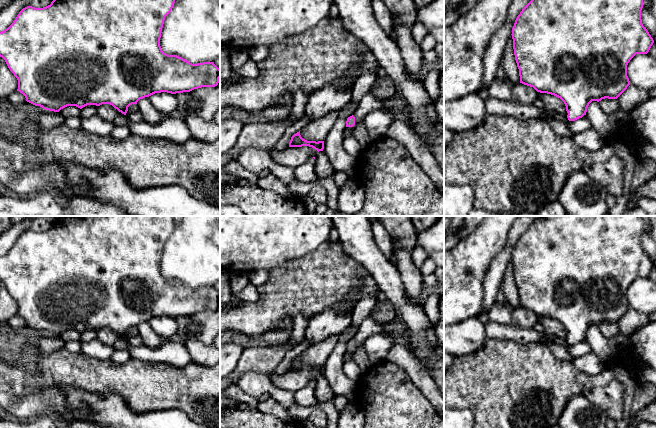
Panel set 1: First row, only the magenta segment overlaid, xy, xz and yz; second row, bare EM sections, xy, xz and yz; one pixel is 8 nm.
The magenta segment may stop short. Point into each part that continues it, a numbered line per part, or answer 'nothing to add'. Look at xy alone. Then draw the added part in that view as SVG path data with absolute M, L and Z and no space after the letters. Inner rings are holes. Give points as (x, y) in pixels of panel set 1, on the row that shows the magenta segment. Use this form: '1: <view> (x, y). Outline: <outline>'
1: xy (133, 117). Outline: M127 112L126 115L129 118L129 122L137 123L137 122L143 121L143 117L141 113L136 114L136 113Z

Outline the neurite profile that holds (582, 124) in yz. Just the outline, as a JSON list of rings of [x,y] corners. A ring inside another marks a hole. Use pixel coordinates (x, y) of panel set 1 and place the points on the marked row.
[[[582,117],[575,121],[569,121],[567,126],[574,132],[574,134],[578,134],[592,128],[591,122],[587,117]]]

